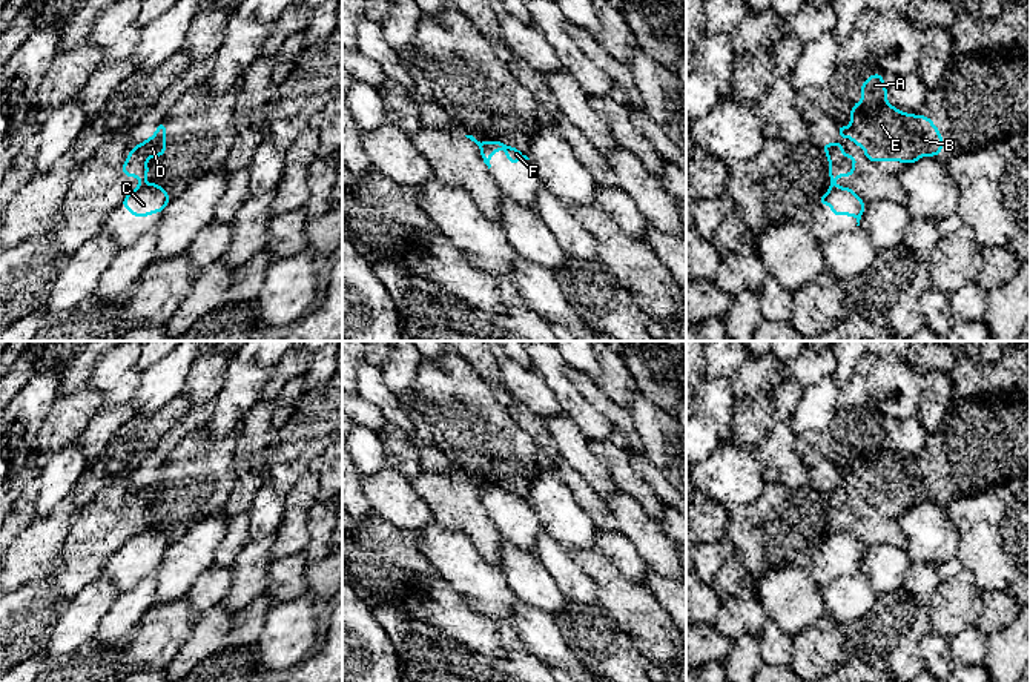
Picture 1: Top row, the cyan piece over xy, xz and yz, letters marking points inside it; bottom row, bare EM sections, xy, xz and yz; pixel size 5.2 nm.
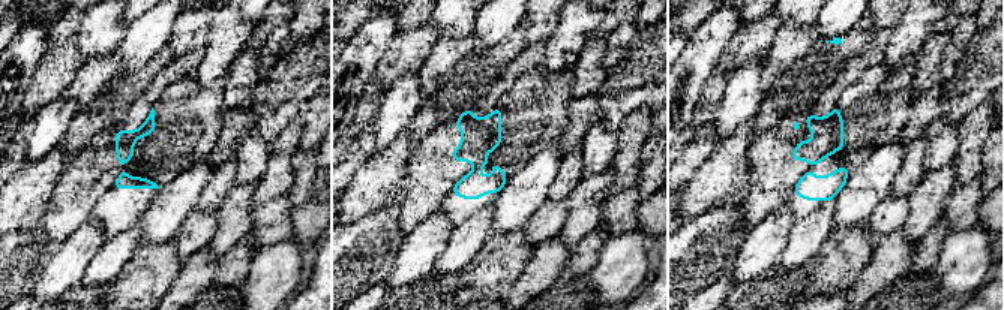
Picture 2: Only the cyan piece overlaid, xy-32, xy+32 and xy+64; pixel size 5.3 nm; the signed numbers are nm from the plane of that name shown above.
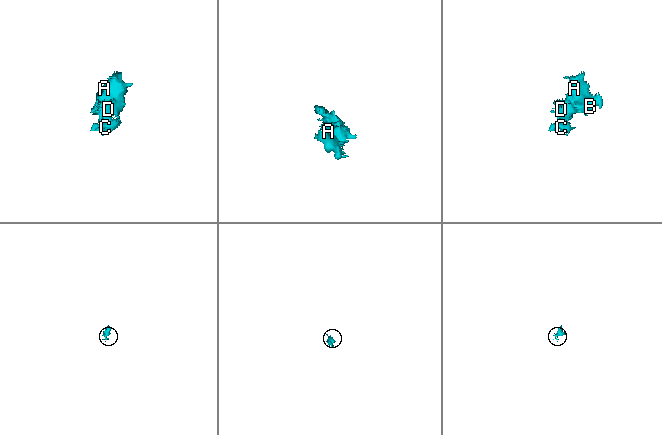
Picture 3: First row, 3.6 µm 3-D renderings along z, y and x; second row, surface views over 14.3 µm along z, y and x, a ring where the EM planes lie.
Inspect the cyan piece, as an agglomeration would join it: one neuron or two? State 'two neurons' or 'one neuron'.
two neurons

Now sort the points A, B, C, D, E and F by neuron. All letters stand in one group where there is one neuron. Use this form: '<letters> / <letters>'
A B D E / C F

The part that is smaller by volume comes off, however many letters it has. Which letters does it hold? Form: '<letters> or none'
C, F

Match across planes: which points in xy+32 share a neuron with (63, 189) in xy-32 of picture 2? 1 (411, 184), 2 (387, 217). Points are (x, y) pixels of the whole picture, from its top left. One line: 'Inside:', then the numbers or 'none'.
Inside: 1

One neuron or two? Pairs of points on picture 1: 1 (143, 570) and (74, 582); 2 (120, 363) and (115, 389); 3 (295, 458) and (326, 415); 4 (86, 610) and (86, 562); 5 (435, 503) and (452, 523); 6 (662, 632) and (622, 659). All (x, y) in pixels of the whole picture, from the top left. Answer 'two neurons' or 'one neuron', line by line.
1: two neurons
2: one neuron
3: one neuron
4: two neurons
5: one neuron
6: two neurons

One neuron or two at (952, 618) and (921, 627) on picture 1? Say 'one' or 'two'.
two

